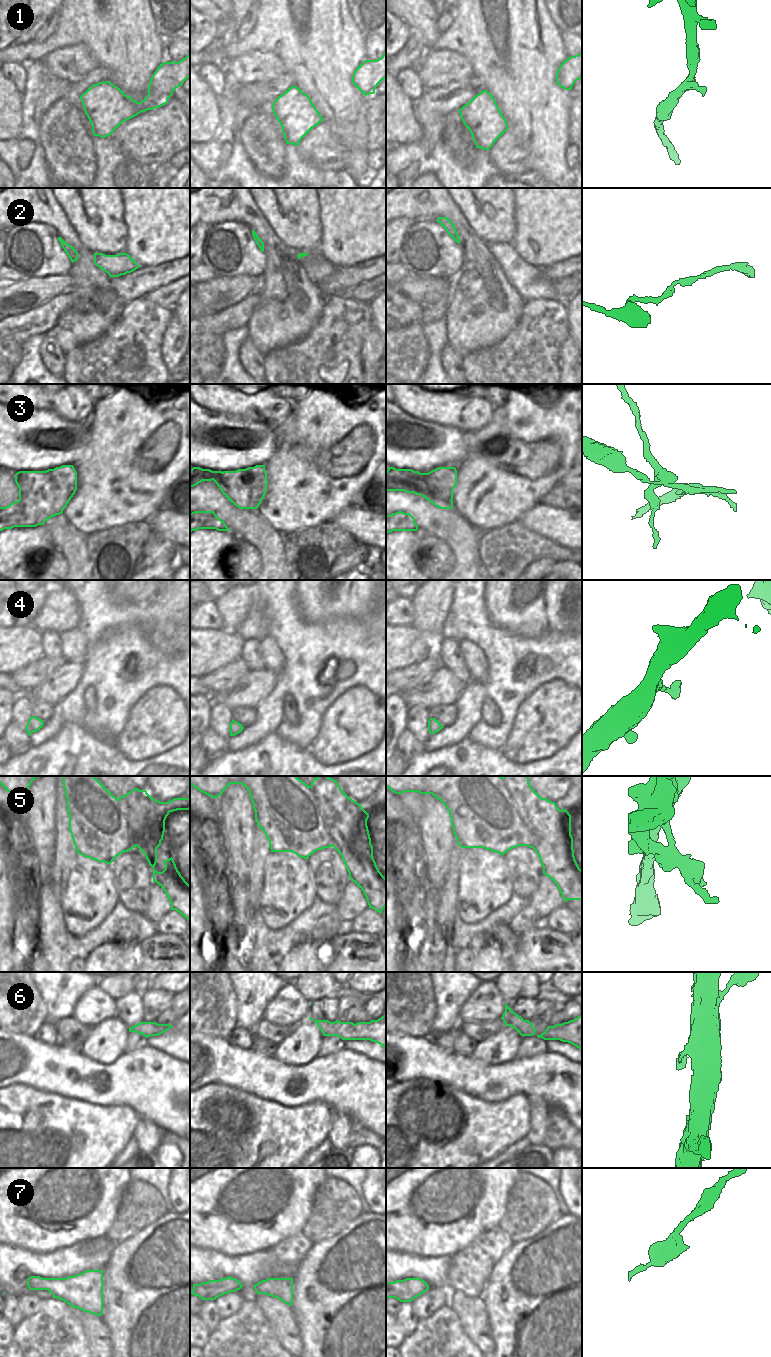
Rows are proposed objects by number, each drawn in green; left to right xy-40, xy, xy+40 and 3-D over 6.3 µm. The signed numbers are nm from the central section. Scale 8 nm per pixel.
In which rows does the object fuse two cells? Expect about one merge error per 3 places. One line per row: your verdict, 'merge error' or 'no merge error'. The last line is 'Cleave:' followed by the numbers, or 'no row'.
1: no merge error
2: no merge error
3: merge error
4: no merge error
5: merge error
6: no merge error
7: no merge error
Cleave: 3, 5

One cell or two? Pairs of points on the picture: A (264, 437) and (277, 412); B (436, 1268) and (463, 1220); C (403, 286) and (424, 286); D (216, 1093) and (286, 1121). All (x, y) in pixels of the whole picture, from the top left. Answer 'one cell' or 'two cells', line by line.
A: two cells
B: two cells
C: one cell
D: one cell

